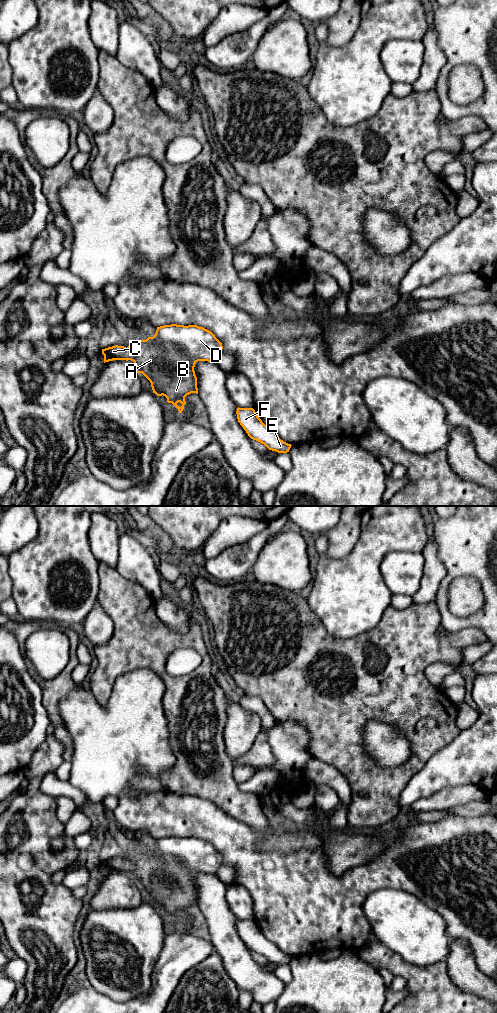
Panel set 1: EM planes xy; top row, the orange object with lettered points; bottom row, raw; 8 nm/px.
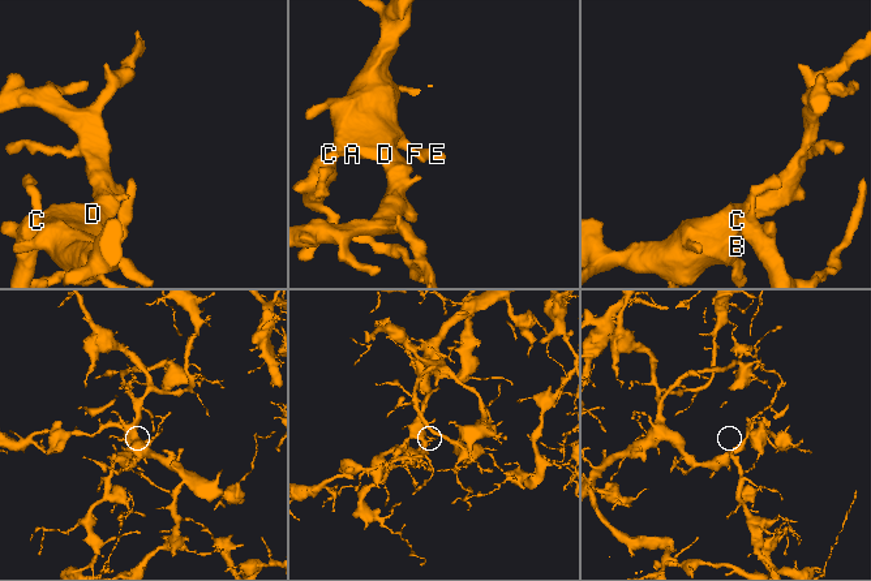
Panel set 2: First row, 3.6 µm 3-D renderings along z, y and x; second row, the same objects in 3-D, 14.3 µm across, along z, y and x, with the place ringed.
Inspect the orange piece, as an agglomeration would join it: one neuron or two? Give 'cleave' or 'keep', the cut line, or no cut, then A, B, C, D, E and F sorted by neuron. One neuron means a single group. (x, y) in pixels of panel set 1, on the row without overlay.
keep; no cut; A B C D E F

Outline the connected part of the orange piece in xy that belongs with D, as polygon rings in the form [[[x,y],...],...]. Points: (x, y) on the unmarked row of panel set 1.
[[[164,837],[157,839],[153,849],[132,854],[127,860],[112,858],[102,861],[104,875],[113,872],[131,872],[136,877],[135,883],[142,885],[151,895],[153,905],[165,908],[182,925],[186,916],[185,909],[191,905],[198,906],[197,889],[194,879],[198,873],[216,875],[222,865],[222,855],[215,847],[197,837]]]

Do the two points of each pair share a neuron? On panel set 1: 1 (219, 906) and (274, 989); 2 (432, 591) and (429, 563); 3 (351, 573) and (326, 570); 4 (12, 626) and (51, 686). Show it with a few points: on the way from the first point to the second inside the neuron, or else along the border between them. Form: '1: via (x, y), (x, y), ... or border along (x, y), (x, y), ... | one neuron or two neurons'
1: via (222, 927), (224, 938), (231, 949), (253, 971) | one neuron
2: via (431, 584), (431, 570) | one neuron
3: via (345, 573), (332, 573) | one neuron
4: via (40, 625), (60, 626), (73, 637), (73, 660) | one neuron

